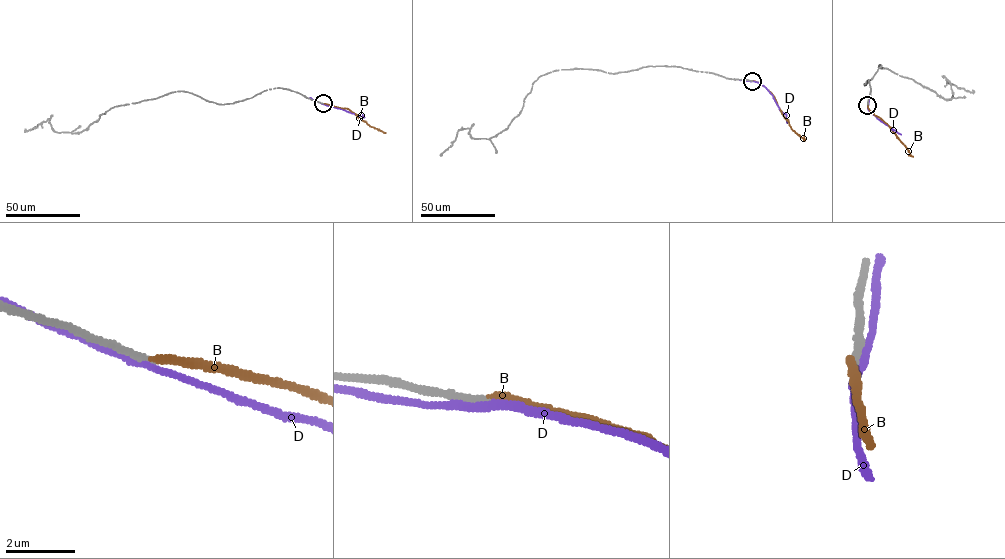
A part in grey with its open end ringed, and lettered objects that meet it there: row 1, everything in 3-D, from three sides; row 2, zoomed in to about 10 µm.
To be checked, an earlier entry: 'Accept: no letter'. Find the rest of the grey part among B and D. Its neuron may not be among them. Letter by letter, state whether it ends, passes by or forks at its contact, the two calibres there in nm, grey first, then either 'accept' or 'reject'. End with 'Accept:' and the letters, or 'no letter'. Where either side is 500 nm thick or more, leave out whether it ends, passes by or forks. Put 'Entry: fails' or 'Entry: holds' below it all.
B: it ends; calibres 190 and 200 nm; reject
D: it passes by; calibres 260 and 200 nm; reject
Accept: no letter
Entry: holds

